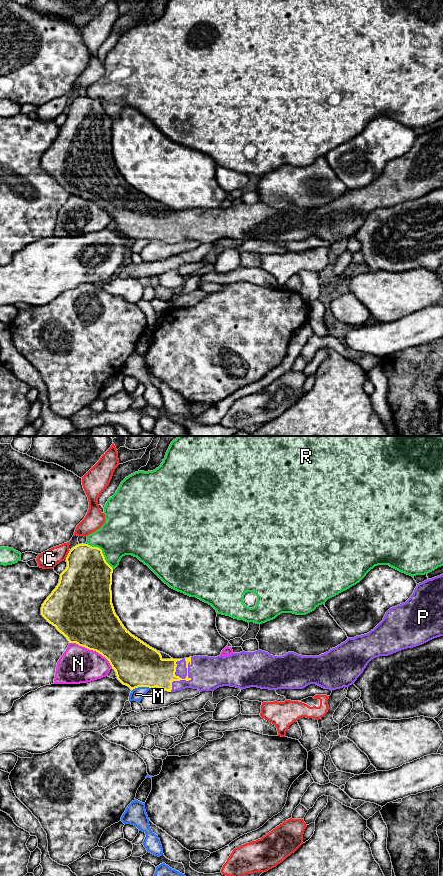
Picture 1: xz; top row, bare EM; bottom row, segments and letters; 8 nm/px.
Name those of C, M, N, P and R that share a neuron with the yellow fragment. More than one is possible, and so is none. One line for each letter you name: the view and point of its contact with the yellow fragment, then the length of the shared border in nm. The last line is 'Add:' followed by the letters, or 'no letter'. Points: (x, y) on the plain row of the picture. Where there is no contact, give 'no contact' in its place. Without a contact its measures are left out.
P: xz (185, 230) | 320 nm
Add: P

